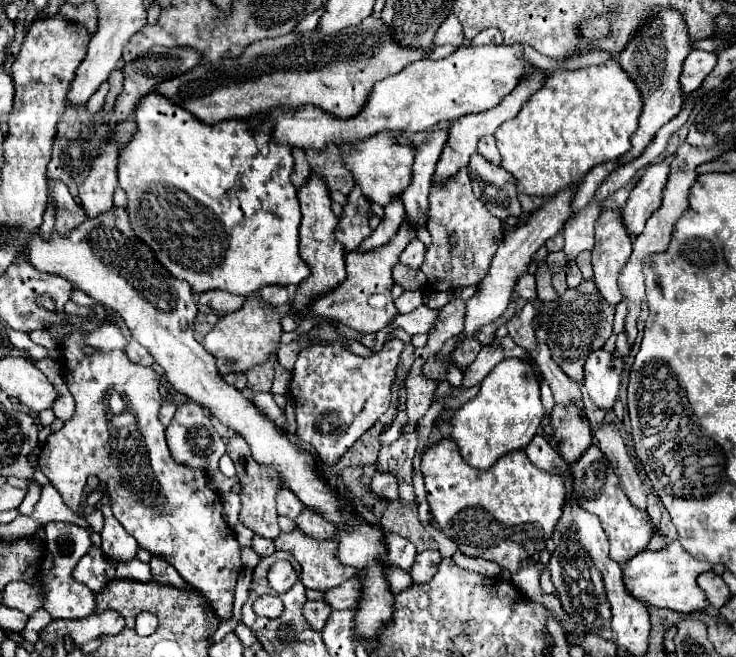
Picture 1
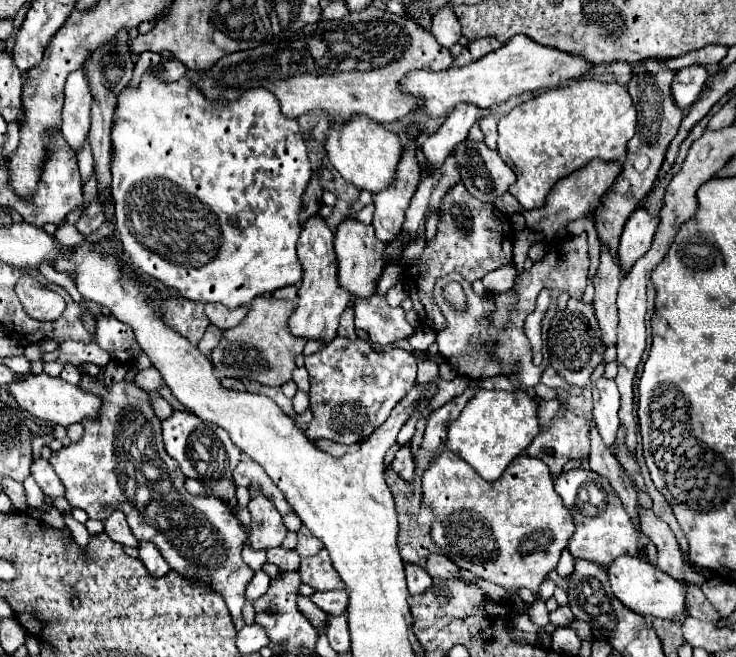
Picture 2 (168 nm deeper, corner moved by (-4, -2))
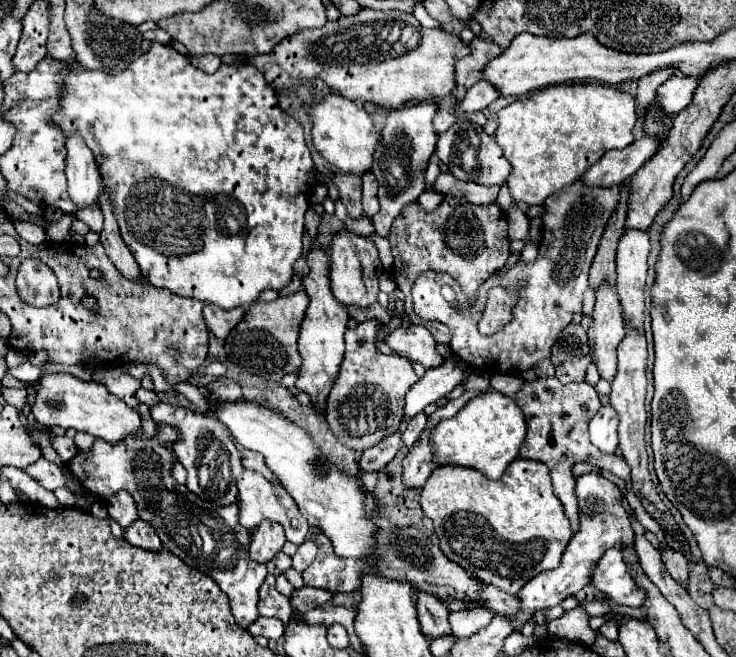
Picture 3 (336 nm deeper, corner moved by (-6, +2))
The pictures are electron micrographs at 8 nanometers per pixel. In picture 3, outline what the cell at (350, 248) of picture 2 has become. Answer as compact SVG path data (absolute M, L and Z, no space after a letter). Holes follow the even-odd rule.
M342 230L330 242L330 286L334 298L344 306L368 308L378 296L378 276L382 274L378 250L372 240L350 230Z

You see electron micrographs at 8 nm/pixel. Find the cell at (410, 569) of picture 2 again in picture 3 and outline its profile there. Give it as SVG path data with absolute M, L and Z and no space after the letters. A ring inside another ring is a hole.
M418 592L418 620L424 636L428 640L442 638L442 636L452 636L450 622L448 622L448 608L440 604L438 598L432 594Z

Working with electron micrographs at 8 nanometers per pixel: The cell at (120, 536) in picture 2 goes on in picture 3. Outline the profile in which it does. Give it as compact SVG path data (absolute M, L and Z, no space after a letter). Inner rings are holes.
M120 490L116 492L112 498L106 500L108 502L108 514L124 528L124 526L130 526L136 518L138 518L138 508L136 508L136 502L134 498L126 492L126 490Z

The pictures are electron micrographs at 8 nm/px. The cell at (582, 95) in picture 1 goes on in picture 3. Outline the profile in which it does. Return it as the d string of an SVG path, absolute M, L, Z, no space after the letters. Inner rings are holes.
M558 84L528 94L498 110L496 114L496 142L512 164L512 172L508 176L512 198L526 204L542 204L550 194L574 184L608 150L626 148L634 140L632 128L636 124L636 100L630 94L608 84Z

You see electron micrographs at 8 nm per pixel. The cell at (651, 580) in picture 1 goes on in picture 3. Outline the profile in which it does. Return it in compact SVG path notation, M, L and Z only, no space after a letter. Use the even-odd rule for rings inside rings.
M610 548L604 552L604 556L600 558L600 562L596 564L590 576L590 582L602 596L614 600L620 606L644 604L646 596L628 574L620 548Z

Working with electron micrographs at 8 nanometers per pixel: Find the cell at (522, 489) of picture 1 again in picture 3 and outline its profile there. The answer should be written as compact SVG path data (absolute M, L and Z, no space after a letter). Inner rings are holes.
M522 458L508 464L500 480L488 480L478 470L468 470L464 466L440 466L426 480L420 492L420 506L434 522L434 534L440 540L440 550L452 558L452 562L464 566L464 570L472 570L472 574L484 578L484 582L510 594L518 594L520 586L536 574L556 568L572 536L568 534L568 518L564 518L562 502L552 492L548 468L542 462Z

